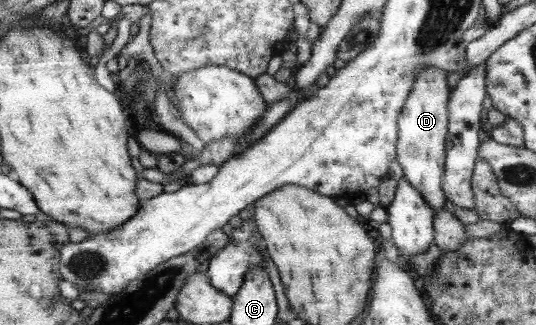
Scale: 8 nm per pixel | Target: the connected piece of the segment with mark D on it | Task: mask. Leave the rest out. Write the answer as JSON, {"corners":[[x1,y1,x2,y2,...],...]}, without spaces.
{"corners":[[426,67,418,74,413,83,412,93,401,110,400,137,397,139,397,162,402,166,403,177,425,199,425,202,434,210,444,207,448,197,444,190,445,160,448,158,449,135,449,97,452,93,448,82,448,71]]}

